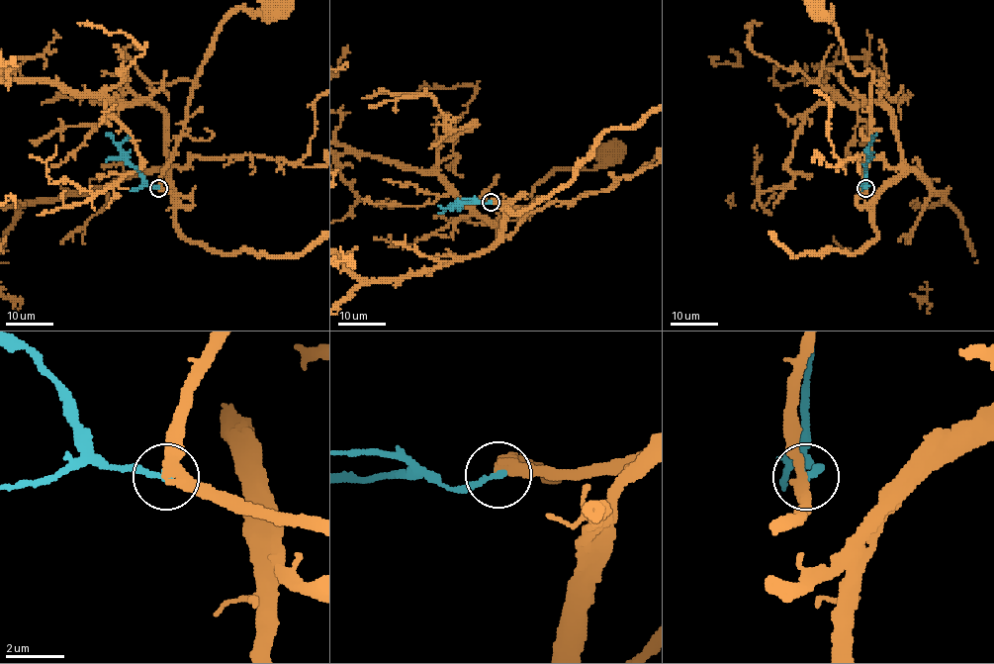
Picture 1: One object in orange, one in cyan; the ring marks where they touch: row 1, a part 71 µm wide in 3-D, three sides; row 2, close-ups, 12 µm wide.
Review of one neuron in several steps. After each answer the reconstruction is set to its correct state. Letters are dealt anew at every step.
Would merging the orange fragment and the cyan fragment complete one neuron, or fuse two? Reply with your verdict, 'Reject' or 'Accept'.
Accept

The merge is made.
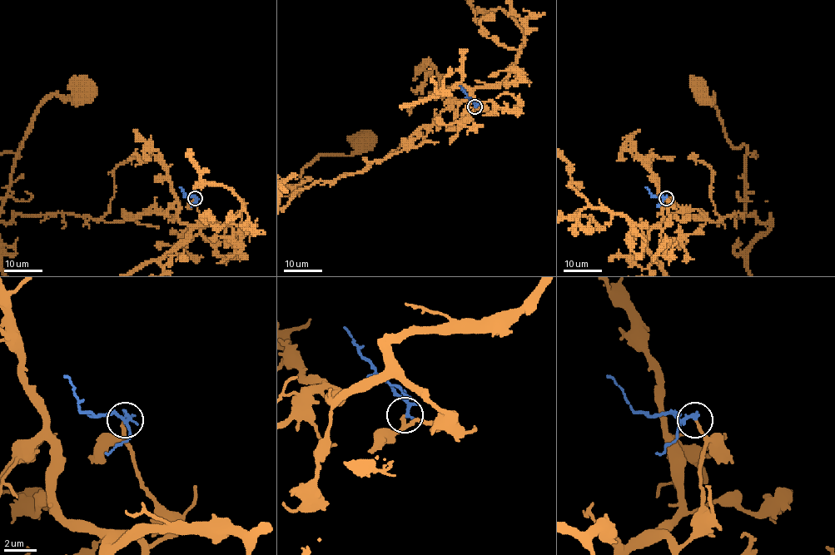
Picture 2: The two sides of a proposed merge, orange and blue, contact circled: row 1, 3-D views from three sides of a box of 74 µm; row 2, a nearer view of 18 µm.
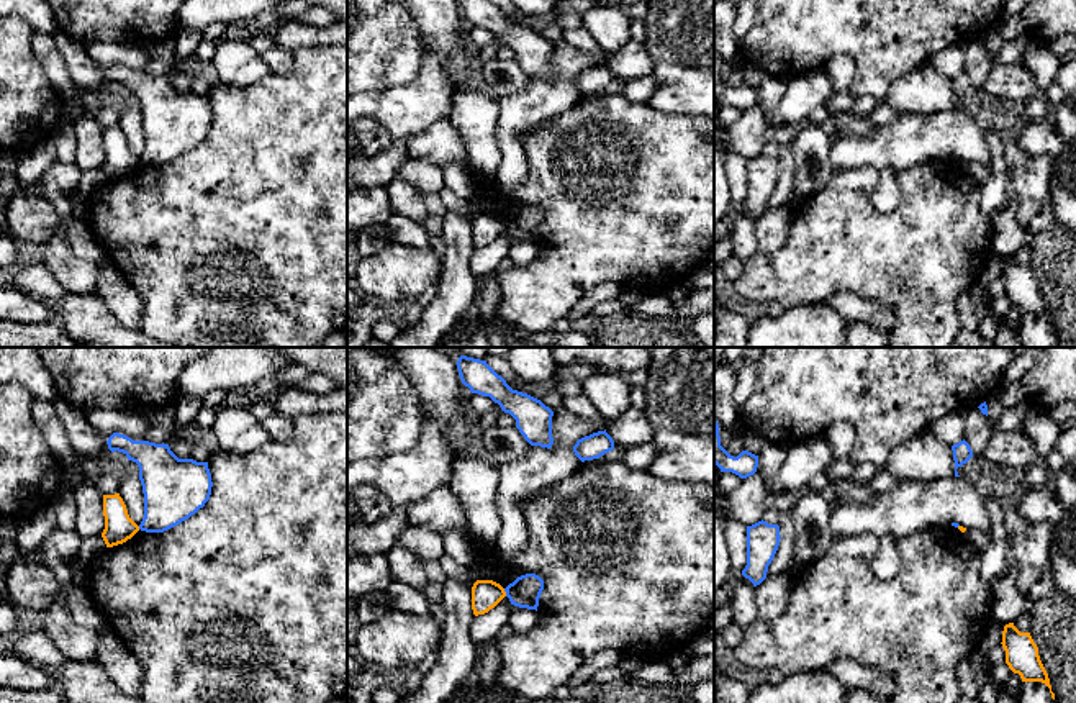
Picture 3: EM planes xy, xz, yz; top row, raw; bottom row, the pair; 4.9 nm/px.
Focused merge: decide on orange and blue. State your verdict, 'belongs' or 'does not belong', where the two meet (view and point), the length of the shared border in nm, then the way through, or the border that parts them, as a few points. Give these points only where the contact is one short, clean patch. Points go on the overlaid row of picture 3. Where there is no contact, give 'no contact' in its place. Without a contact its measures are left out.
does not belong; meets orange in xz at (505, 592); contact 40 nm long; border along xz (503, 589), (506, 595)

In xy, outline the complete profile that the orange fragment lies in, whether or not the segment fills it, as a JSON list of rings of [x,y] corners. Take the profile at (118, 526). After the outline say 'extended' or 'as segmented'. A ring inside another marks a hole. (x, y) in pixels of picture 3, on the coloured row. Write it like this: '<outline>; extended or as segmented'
[[[120,493],[103,495],[105,529],[102,537],[106,547],[113,547],[131,539],[139,526],[129,518]]]; as segmented

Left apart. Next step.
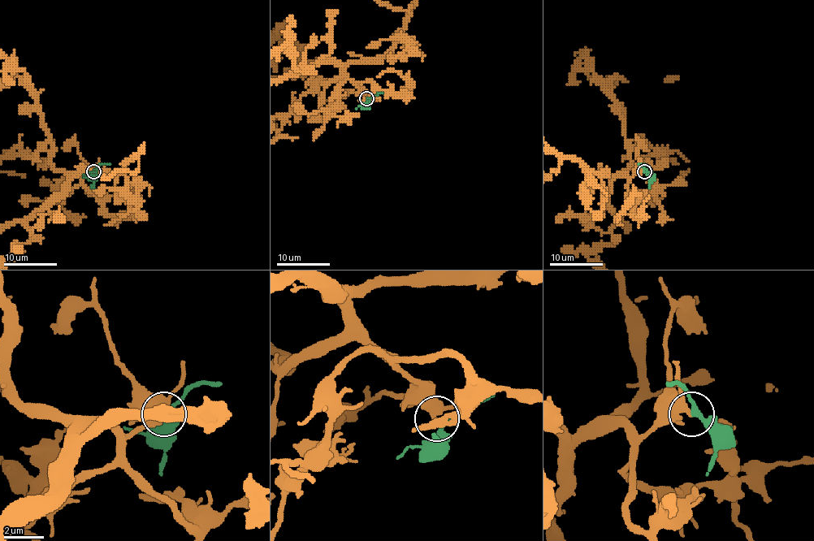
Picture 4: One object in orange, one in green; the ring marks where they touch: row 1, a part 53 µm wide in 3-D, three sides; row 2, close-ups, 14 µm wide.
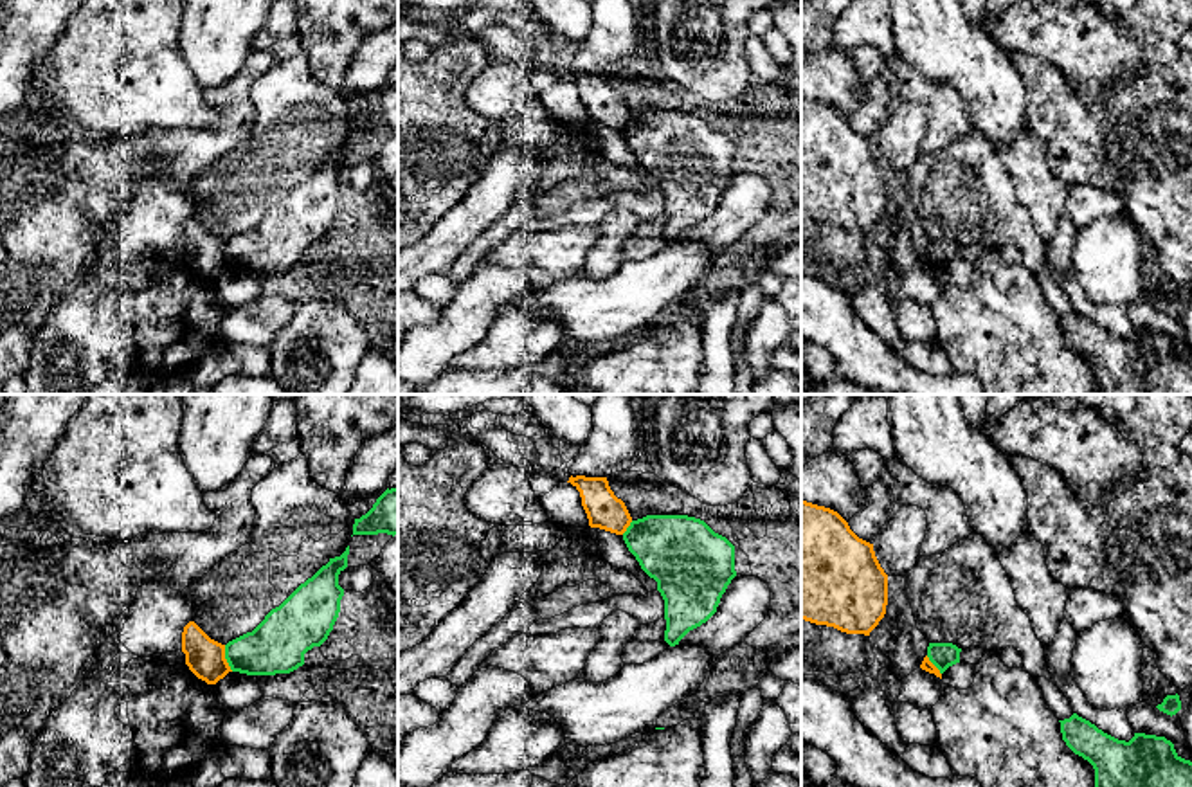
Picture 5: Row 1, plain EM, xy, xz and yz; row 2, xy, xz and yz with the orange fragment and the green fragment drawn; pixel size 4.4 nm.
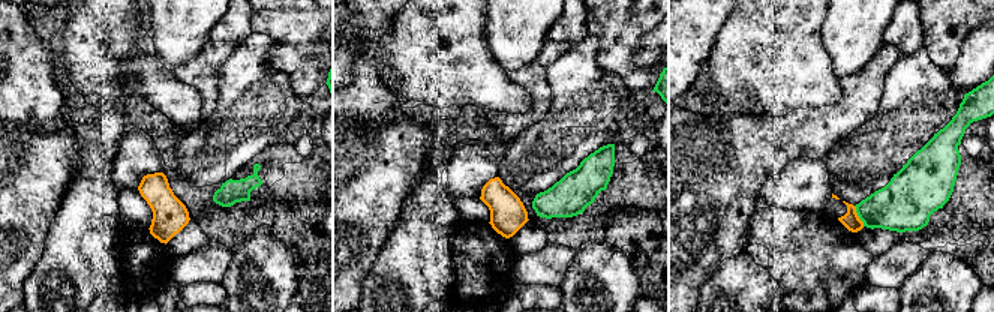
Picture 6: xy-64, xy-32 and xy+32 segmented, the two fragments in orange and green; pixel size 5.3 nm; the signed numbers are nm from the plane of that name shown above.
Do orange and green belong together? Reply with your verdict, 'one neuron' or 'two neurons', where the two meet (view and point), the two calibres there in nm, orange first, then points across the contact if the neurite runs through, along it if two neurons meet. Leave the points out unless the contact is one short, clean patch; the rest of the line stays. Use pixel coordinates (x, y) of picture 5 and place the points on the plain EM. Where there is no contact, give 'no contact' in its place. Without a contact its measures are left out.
two neurons; contact xy (224, 254); calibres 180 and 260 nm; border xy (224, 242), (224, 253), (233, 267)

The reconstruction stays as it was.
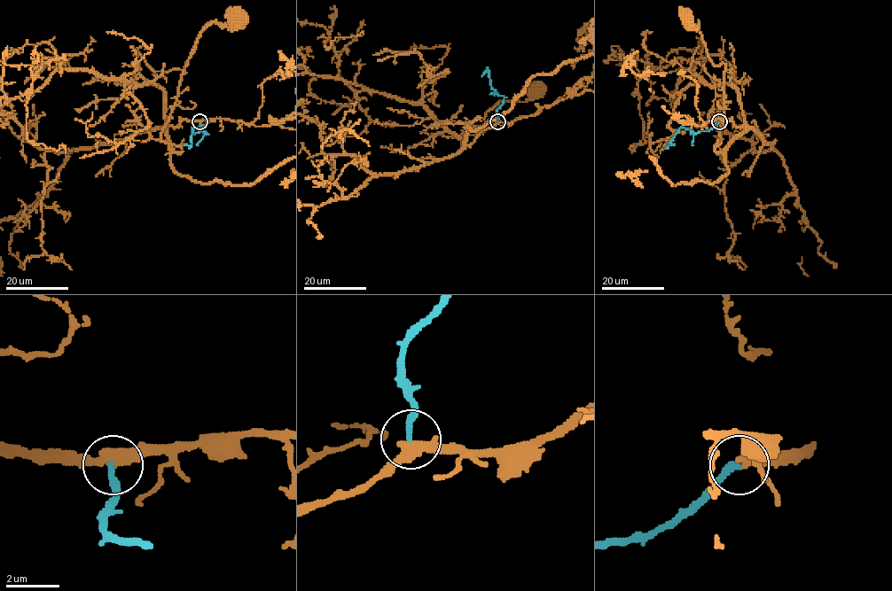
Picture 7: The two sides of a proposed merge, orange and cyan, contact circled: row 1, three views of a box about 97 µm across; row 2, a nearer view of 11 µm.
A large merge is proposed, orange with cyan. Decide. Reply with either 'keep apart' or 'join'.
join

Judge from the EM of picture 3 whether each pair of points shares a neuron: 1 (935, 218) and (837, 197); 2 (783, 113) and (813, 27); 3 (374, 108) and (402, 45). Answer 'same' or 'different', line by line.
1: same
2: different
3: different

